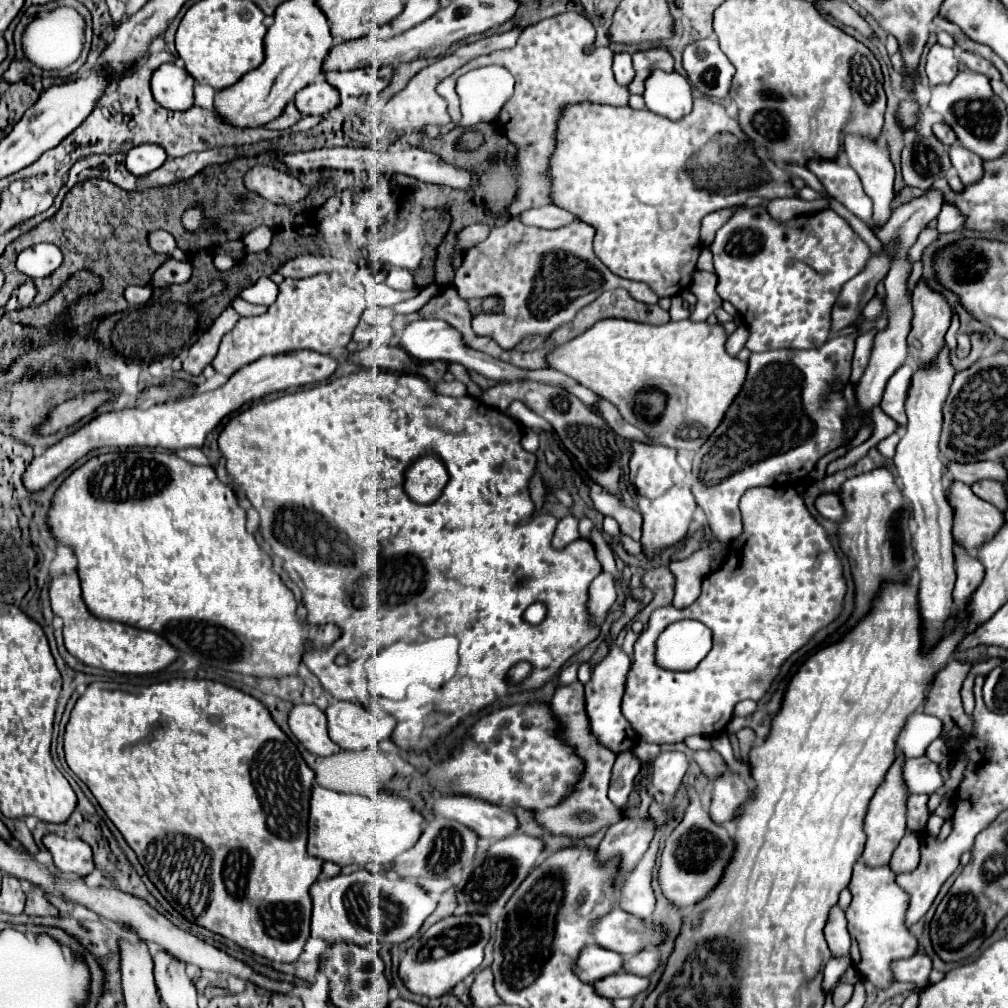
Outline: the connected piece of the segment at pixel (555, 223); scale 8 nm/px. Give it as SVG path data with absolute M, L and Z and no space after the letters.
M554 204L530 208L520 214L520 222L524 226L536 226L536 228L560 228L564 224L570 224L574 216L562 208L556 208Z

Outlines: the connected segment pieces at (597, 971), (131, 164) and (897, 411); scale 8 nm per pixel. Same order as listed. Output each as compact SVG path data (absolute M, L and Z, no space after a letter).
M592 944L592 946L584 946L580 950L572 968L580 980L592 984L594 980L600 980L608 974L620 972L622 970L622 958L616 952L610 952L610 950L604 950L600 946Z
M144 144L140 148L132 148L126 154L126 168L136 176L144 176L144 172L152 172L160 168L164 162L166 152L156 144Z
M904 364L900 366L892 380L888 380L888 386L886 386L886 392L884 392L884 398L882 398L882 410L894 418L902 428L898 434L904 432L904 426L906 426L906 410L904 410L904 404L906 404L906 398L908 398L908 388L912 384L912 374L914 374L914 368Z

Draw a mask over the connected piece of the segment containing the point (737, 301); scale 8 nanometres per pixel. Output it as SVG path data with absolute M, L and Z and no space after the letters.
M764 206L736 208L732 218L716 232L710 244L714 254L714 270L718 276L716 294L730 302L744 318L750 336L744 344L750 352L780 350L780 348L818 348L826 342L830 332L830 310L844 282L854 278L870 256L868 244L850 228L850 224L834 210L826 208L816 214L804 214L790 222L774 220Z

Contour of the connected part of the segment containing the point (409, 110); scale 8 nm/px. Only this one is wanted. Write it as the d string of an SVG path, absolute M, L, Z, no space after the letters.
M512 28L508 32L502 32L502 34L494 34L494 36L486 36L486 38L480 38L472 44L462 44L458 46L452 54L448 56L442 56L438 58L434 64L422 68L410 82L404 90L400 90L396 96L392 96L392 100L386 104L384 108L384 114L386 114L386 120L388 120L388 126L394 128L394 130L416 130L424 124L448 124L448 112L446 112L446 104L444 104L444 98L436 92L436 86L448 78L450 74L454 74L460 66L464 66L468 60L480 56L480 54L488 54L492 50L500 50L500 48L512 48L518 40L518 36L522 34L524 28Z

